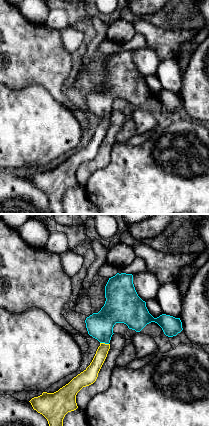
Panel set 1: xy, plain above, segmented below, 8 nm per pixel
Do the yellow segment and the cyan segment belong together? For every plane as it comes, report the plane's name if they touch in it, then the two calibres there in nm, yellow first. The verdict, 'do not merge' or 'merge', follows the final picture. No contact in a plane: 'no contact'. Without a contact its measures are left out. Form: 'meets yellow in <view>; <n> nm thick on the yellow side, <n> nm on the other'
meets yellow in xy; 100 nm thick on the yellow side, 220 nm on the other

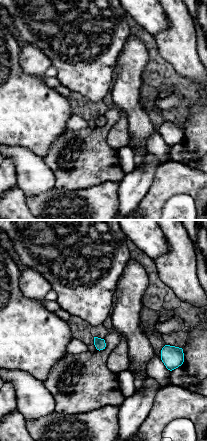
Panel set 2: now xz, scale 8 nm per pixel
no contact

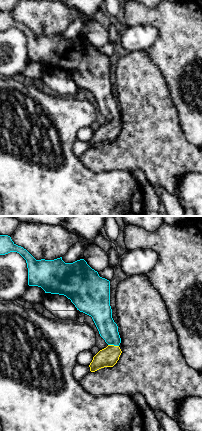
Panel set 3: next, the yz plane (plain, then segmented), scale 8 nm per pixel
meets yellow in yz; 160 nm thick on the yellow side, 160 nm on the other

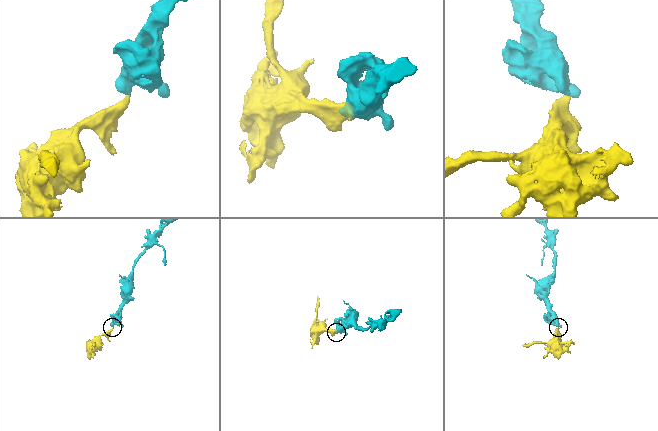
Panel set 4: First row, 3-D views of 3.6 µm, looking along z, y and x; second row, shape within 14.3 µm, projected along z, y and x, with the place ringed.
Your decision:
merge

